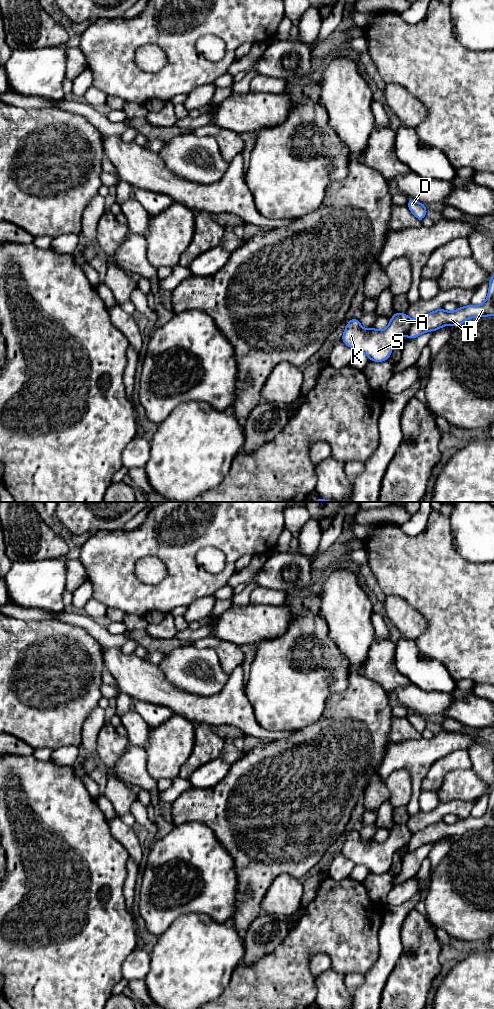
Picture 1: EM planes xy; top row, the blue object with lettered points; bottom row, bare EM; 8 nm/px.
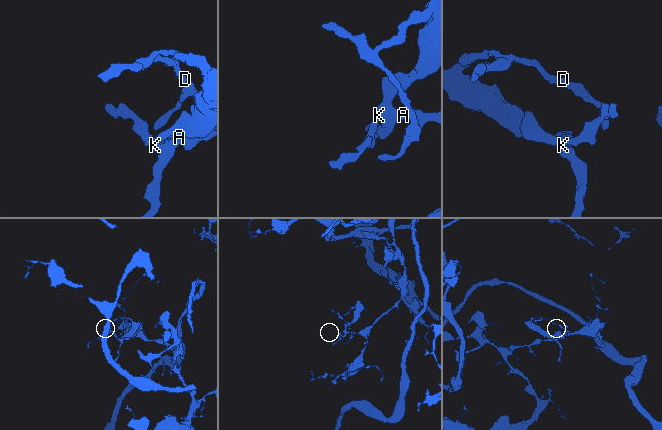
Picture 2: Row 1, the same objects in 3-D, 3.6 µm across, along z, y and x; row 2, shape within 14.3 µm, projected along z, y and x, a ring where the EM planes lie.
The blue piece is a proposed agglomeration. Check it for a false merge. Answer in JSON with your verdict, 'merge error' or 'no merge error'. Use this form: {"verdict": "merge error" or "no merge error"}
{"verdict": "merge error"}

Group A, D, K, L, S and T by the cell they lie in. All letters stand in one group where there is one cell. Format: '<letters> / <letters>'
A D K S / L T

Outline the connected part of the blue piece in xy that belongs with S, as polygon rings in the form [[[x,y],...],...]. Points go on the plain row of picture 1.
[[[397,824],[382,843],[373,839],[363,841],[359,831],[352,830],[346,837],[341,852],[355,864],[366,866],[370,873],[382,874],[390,870],[394,853],[406,847],[411,836],[412,831],[406,825]]]

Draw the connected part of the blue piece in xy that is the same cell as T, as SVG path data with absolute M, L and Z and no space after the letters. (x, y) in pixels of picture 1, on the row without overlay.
M494 787L490 790L488 795L489 804L483 816L480 818L469 816L465 819L459 819L453 824L448 824L443 820L439 820L422 830L412 832L410 841L406 846L407 850L415 851L425 844L437 843L445 837L457 839L469 830L494 828Z

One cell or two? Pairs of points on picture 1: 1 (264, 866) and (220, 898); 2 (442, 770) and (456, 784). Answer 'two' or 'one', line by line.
1: two
2: two

